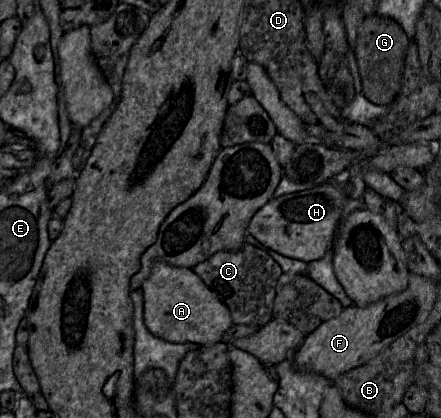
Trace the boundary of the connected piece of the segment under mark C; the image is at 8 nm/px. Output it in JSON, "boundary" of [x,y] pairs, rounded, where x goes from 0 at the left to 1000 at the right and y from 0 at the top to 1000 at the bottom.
{"boundary":[[[553,581],[533,600],[494,600],[435,646],[519,739],[531,778],[596,782],[617,766],[626,679],[642,656],[630,629],[599,600]]]}

